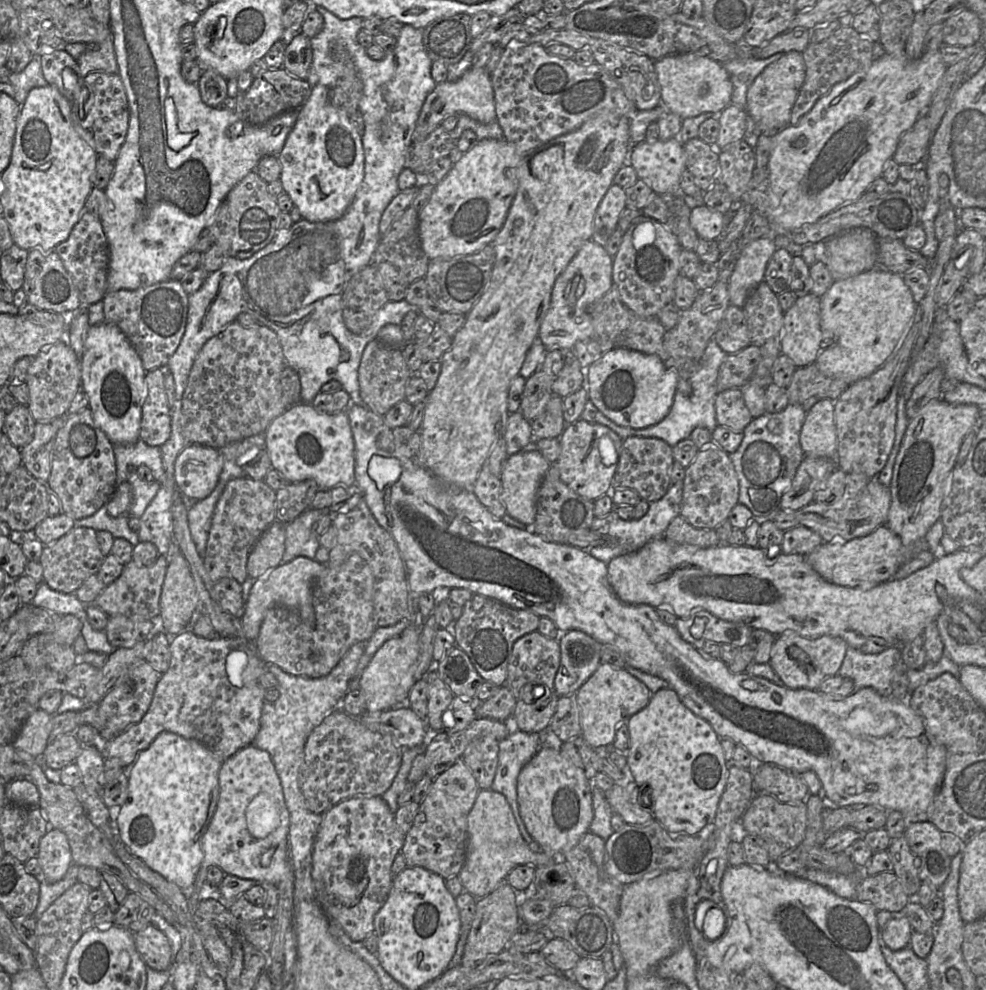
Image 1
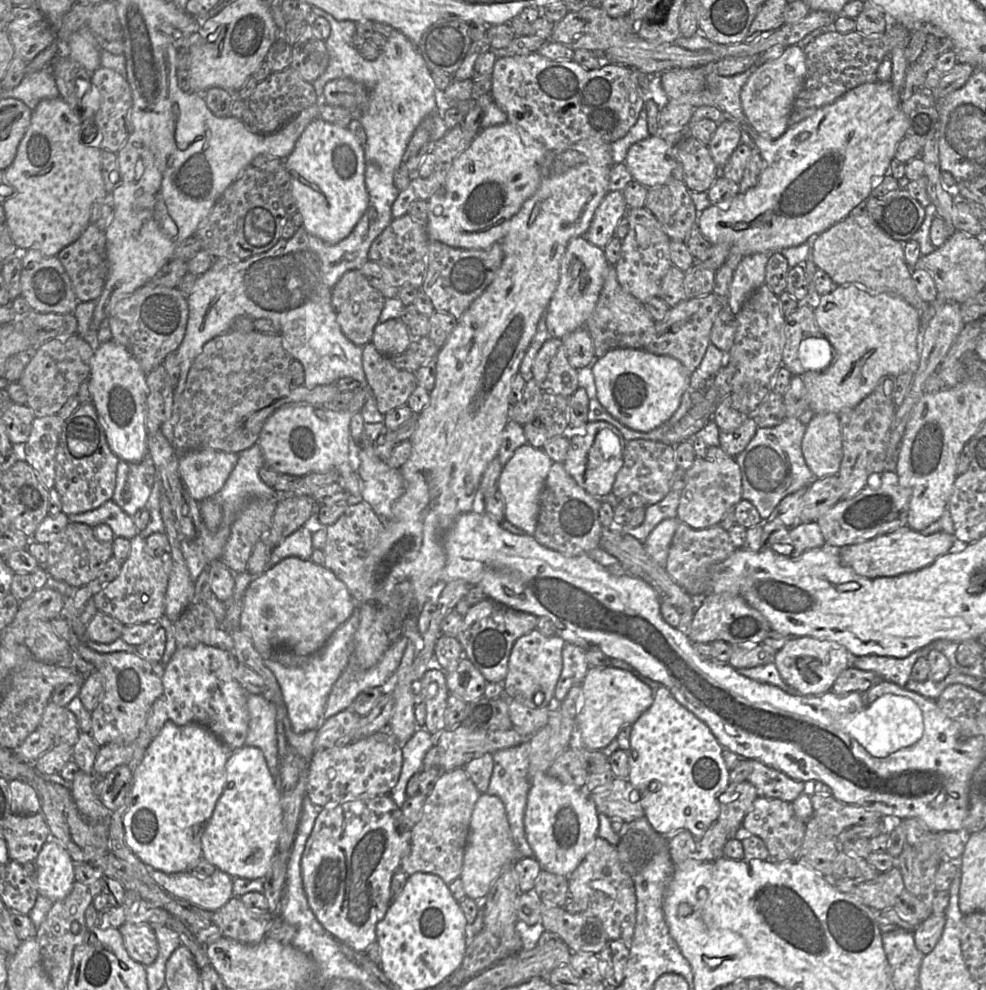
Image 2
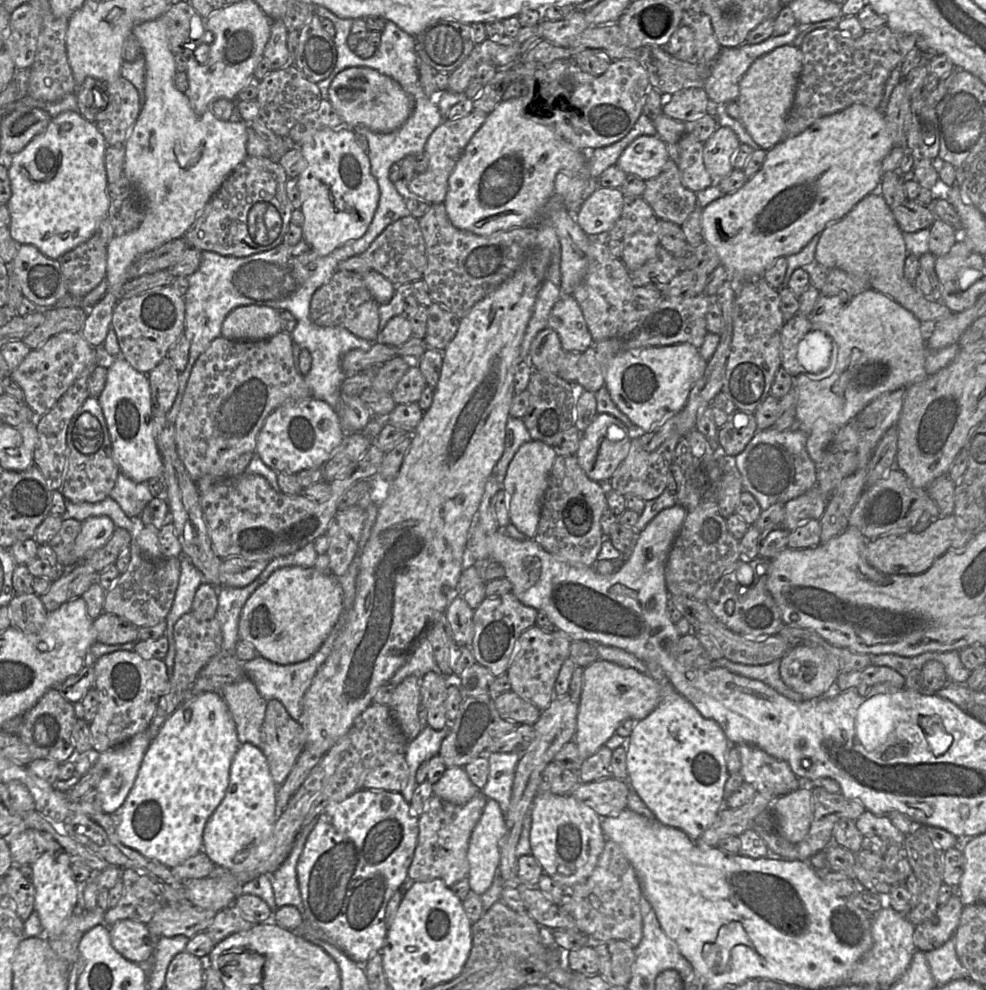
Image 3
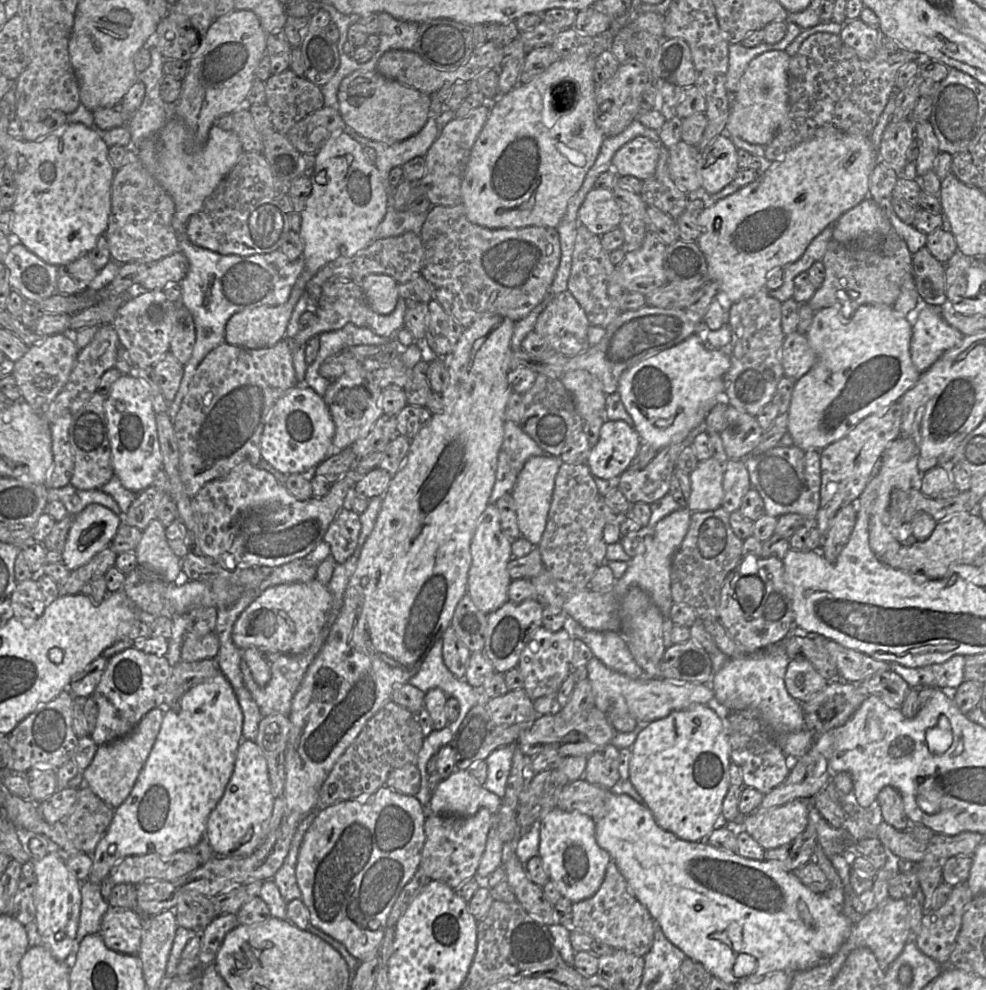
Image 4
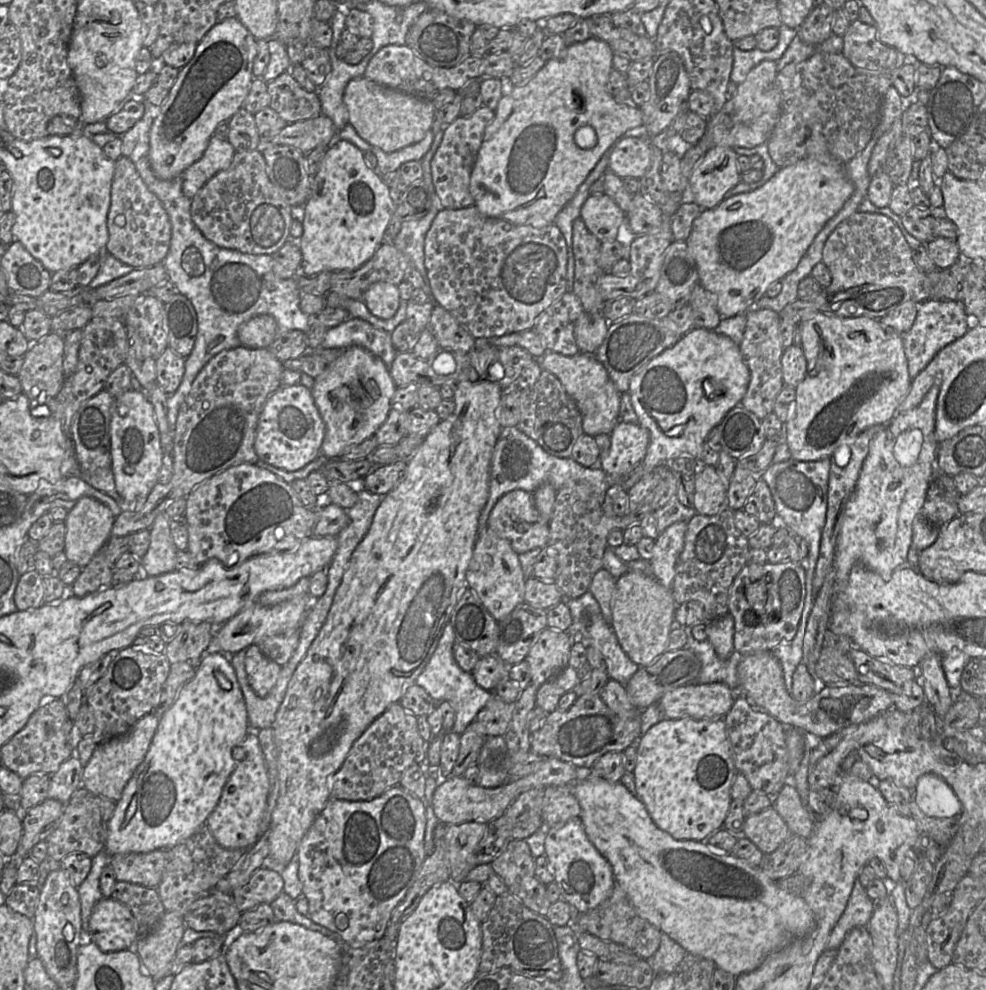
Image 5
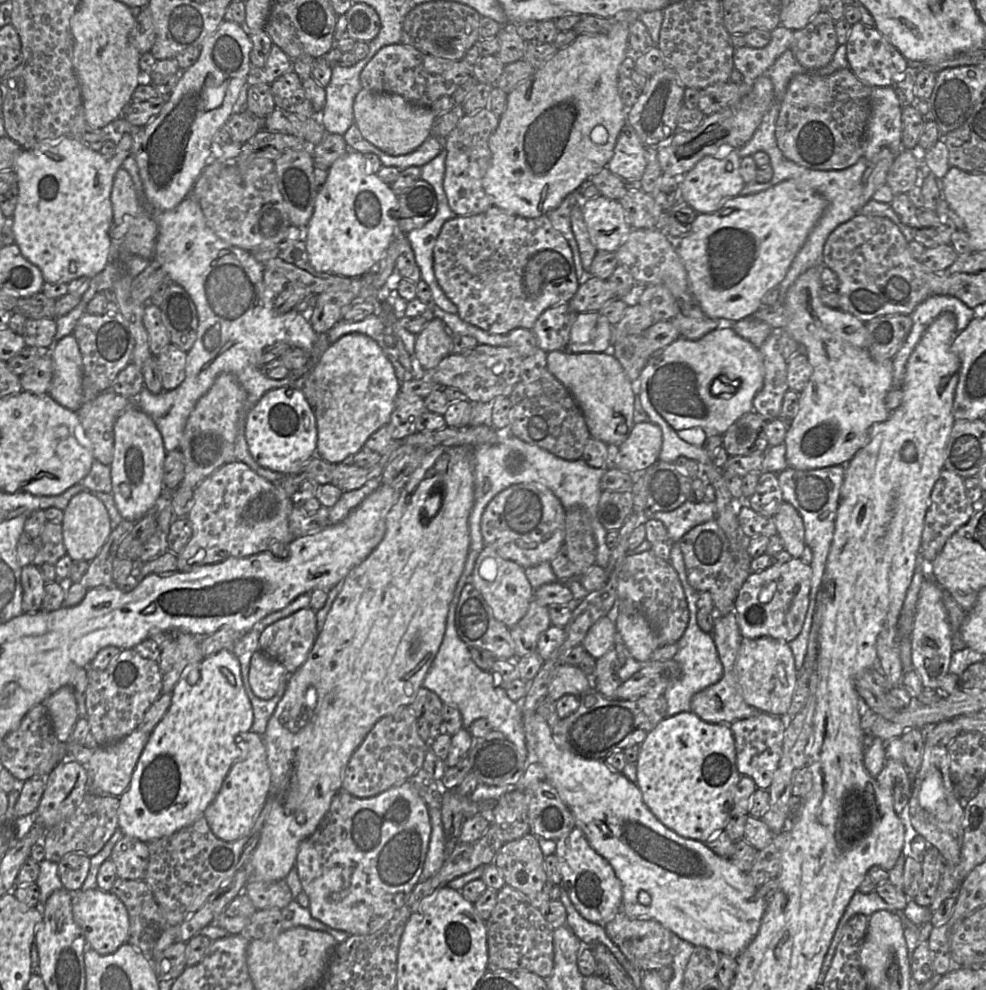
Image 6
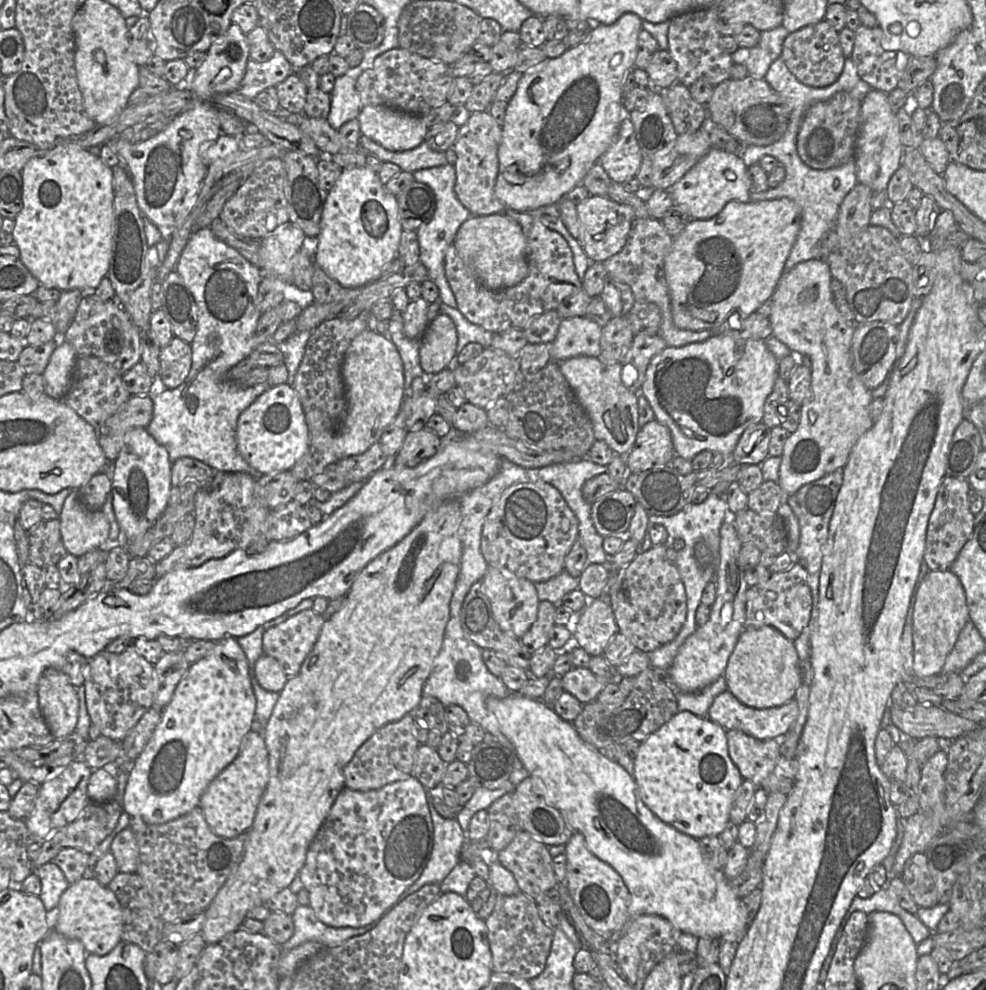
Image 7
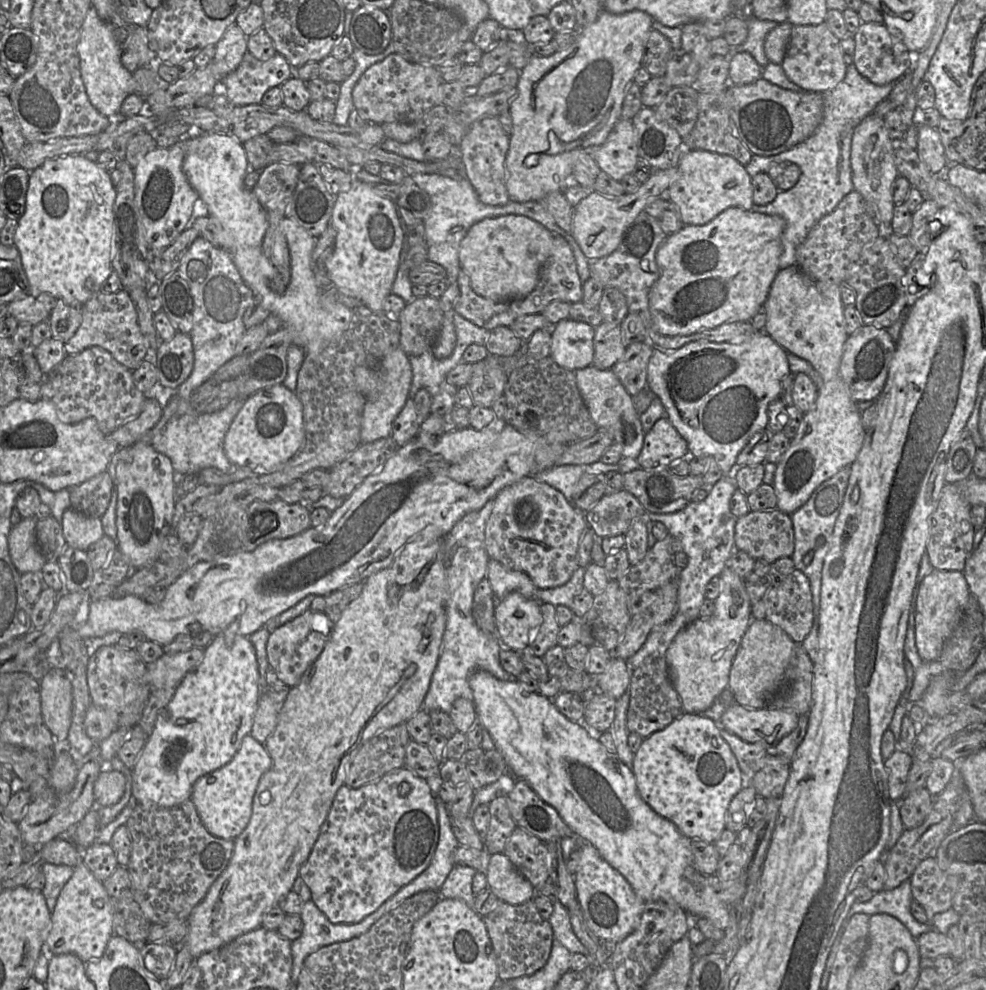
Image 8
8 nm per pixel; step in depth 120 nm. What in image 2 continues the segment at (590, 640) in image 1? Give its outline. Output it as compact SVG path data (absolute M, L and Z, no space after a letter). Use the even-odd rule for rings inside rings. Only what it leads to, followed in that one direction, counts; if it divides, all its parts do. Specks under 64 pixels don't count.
M565 644L562 651L562 671L555 687L556 702L562 702L572 686L583 682L590 668L586 661L586 651L575 644Z

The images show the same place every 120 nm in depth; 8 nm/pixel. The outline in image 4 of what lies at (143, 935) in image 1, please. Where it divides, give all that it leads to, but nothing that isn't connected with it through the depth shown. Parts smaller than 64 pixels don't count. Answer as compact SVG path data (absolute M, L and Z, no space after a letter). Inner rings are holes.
M109 907L99 934L105 945L118 953L137 955L141 947L143 916L121 907Z

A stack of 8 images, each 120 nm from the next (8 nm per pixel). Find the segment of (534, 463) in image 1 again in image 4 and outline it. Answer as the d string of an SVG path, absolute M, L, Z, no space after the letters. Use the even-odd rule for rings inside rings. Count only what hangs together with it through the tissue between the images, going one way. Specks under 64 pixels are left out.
M552 455L533 456L529 458L518 474L516 483L511 491L521 535L535 547L541 541L546 527L555 478L562 463L559 457Z

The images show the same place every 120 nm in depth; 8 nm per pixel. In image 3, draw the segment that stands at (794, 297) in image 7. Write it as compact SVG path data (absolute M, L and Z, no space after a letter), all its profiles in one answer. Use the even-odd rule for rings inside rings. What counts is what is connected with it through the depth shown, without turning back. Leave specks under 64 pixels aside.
M869 289L847 303L843 303L838 296L820 296L810 314L810 321L813 330L823 332L831 339L833 348L826 370L819 374L805 373L794 378L793 389L797 394L796 423L807 433L819 420L841 428L883 394L906 388L928 376L925 370L925 333L929 326L921 323L914 314L885 294Z

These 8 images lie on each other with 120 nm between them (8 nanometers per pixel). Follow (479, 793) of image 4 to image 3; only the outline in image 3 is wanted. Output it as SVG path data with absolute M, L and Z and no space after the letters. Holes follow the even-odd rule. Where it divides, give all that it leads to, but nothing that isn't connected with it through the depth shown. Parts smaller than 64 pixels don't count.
M463 767L446 768L432 787L435 796L457 805L467 803L481 791L471 782Z

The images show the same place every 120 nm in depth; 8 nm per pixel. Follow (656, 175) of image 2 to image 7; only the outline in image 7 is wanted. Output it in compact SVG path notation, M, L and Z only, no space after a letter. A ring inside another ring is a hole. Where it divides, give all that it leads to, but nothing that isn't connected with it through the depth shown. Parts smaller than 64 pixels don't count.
M628 116L620 123L616 139L599 158L612 182L622 184L636 177L643 154L637 142L634 125Z

